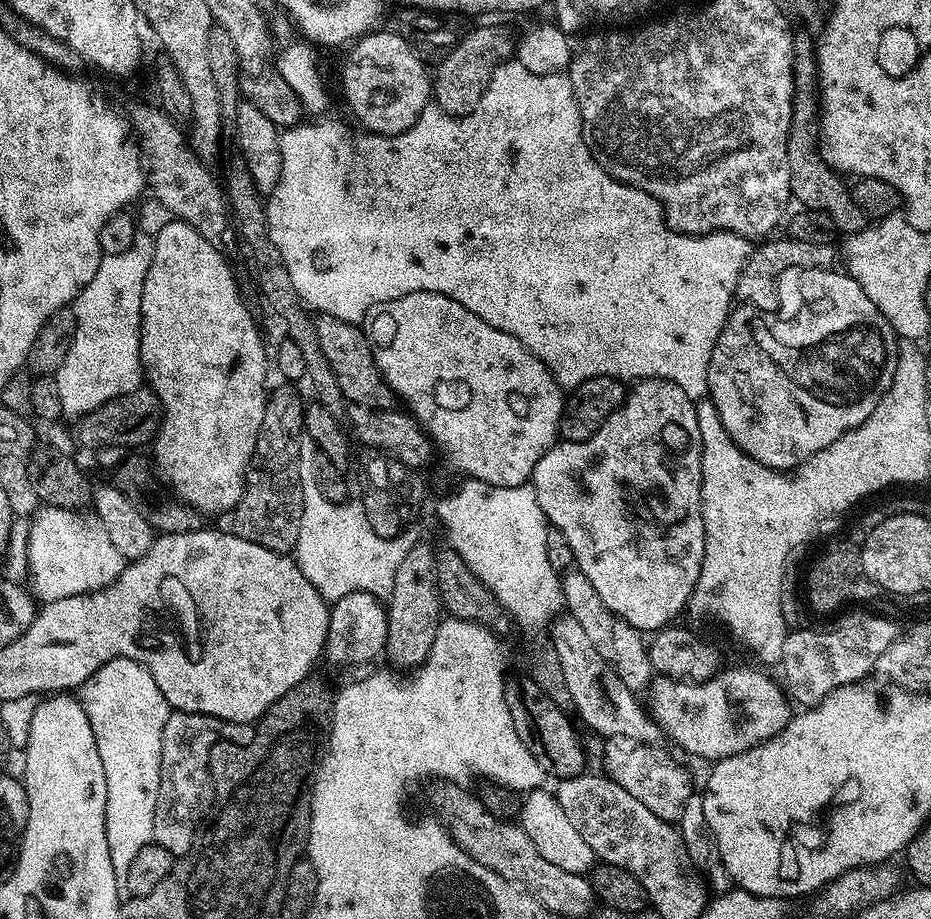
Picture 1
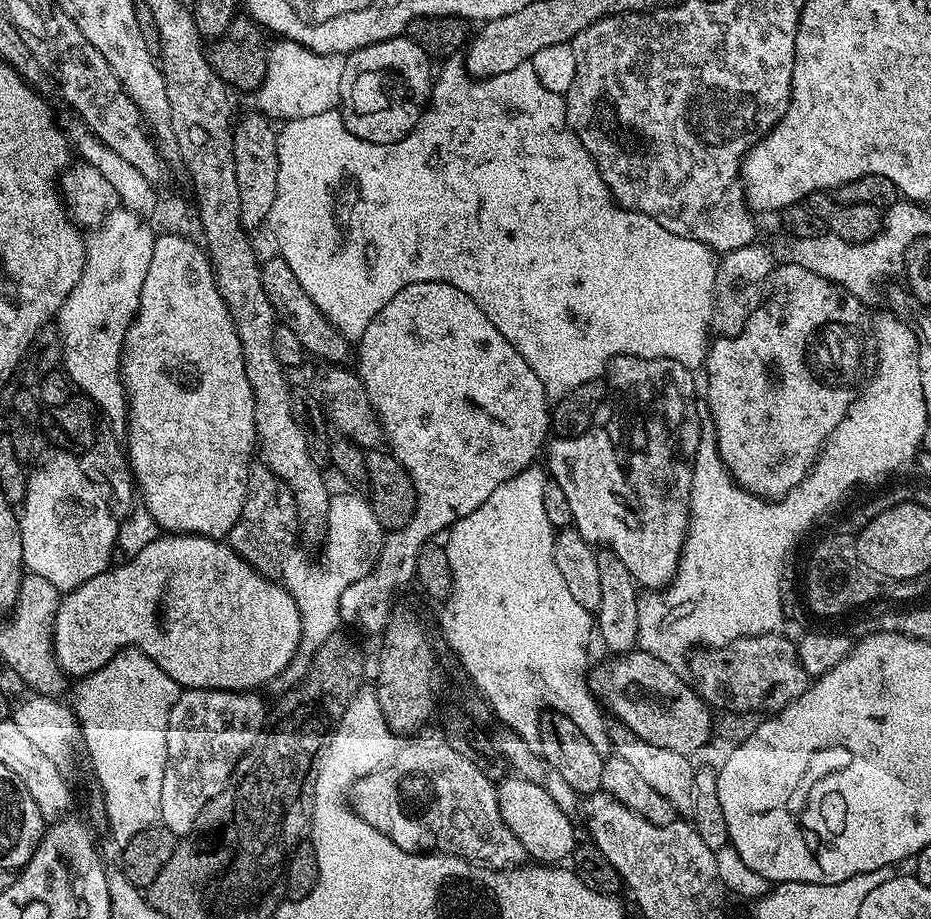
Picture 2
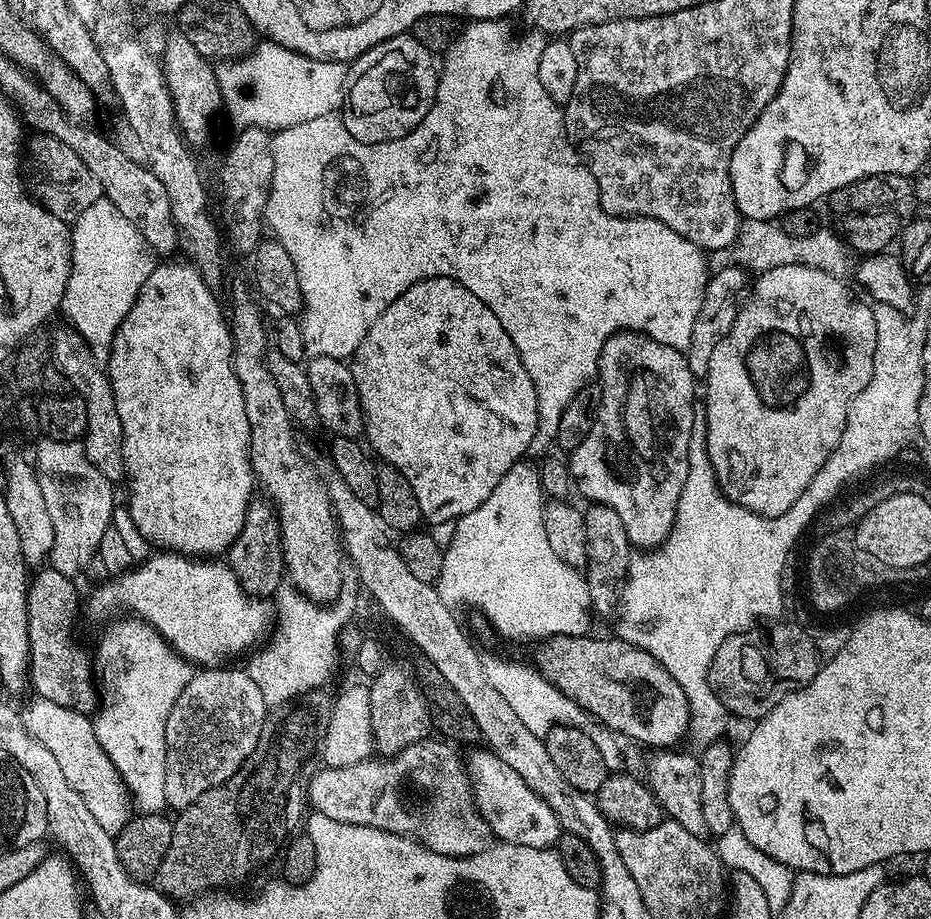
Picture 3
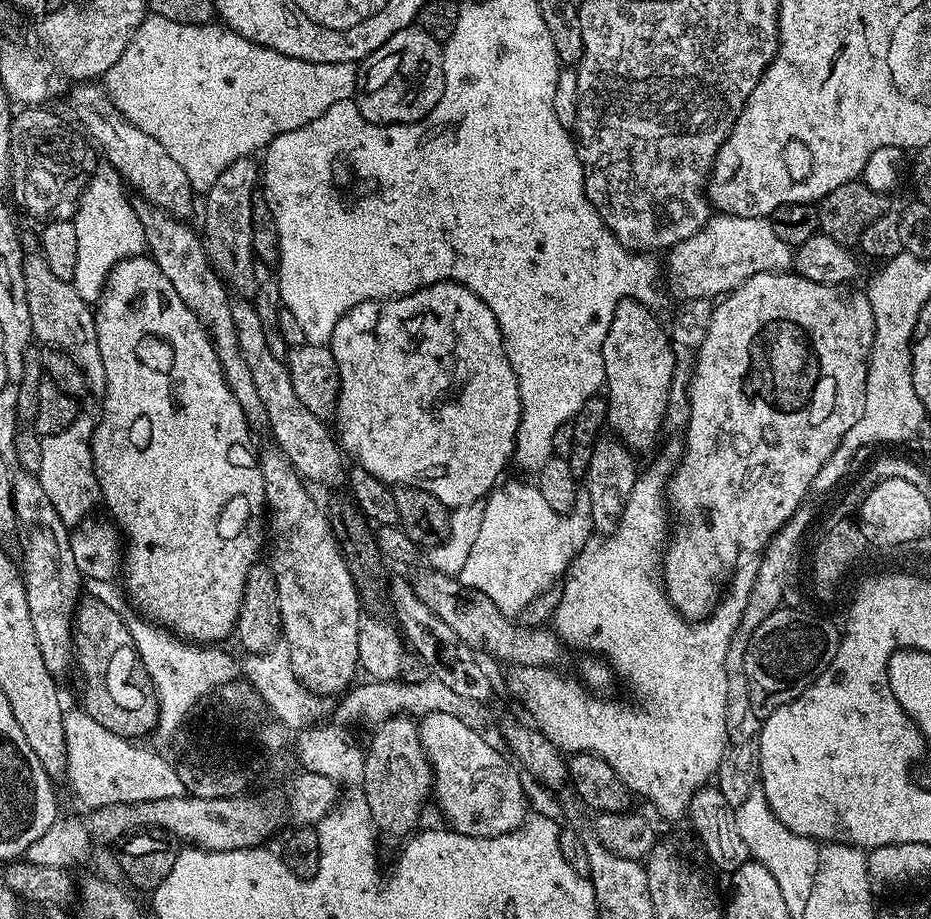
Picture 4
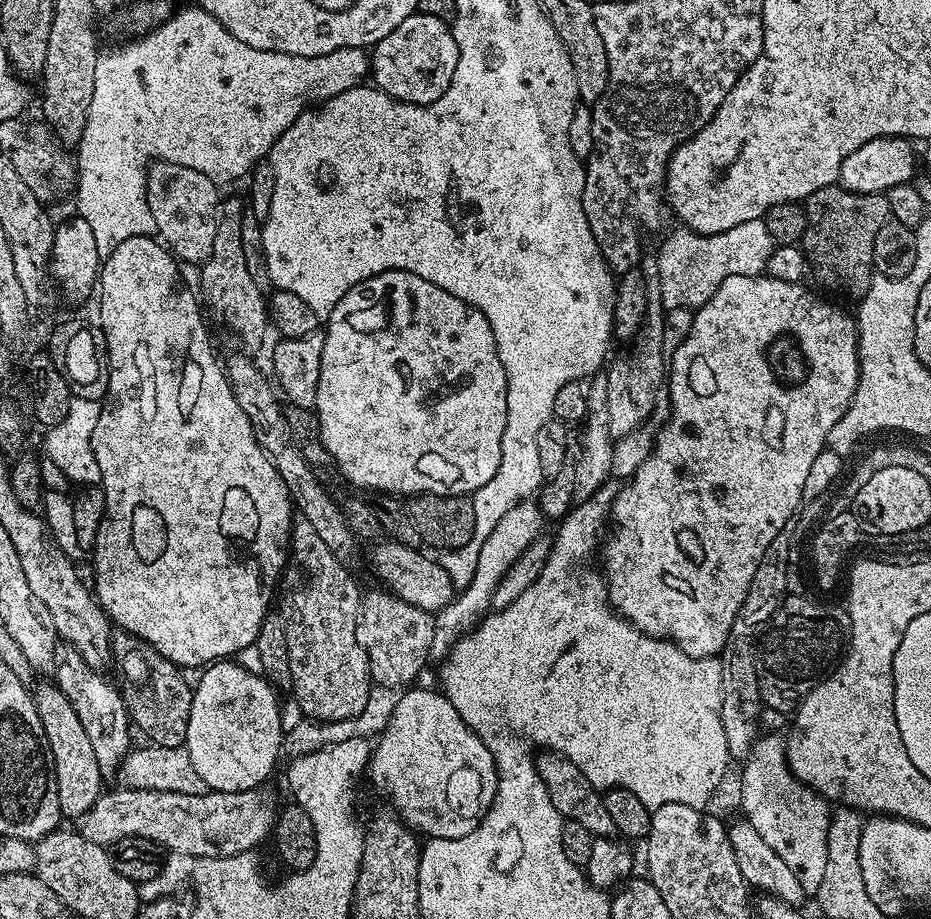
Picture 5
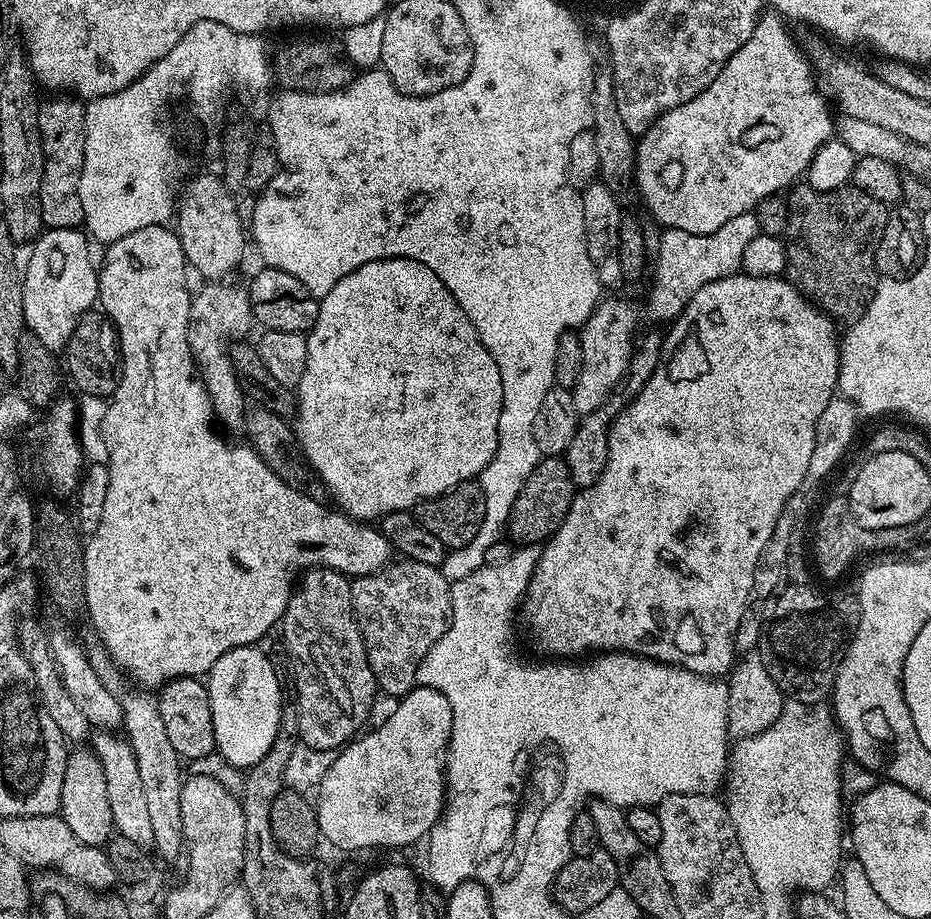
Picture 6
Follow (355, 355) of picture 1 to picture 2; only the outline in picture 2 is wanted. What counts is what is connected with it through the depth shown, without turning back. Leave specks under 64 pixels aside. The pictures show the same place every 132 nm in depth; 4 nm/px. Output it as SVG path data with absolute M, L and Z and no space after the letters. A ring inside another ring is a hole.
M272 254L269 260L265 259L260 265L262 274L262 290L266 290L266 298L270 298L270 306L274 306L276 319L279 323L290 326L294 334L298 337L298 342L302 342L305 353L309 357L317 356L320 360L325 360L325 365L340 366L345 363L348 356L350 341L329 322L326 314L314 306L314 298L302 290L302 282L298 282L294 270L278 254Z

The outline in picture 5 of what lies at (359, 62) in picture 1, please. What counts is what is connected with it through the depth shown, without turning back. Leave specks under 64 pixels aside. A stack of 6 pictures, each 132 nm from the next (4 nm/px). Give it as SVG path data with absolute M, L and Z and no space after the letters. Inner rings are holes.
M422 11L413 12L406 22L394 26L386 38L379 40L370 52L370 76L375 87L395 100L407 104L432 104L450 86L454 70L458 70L460 44L458 37L445 21Z

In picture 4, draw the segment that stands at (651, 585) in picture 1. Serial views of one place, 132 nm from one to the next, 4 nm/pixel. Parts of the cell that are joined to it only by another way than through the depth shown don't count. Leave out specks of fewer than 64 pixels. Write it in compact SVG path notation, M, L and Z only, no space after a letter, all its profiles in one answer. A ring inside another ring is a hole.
M625 302L614 308L614 318L608 320L608 329L602 342L602 362L604 363L604 388L608 401L606 424L613 428L620 443L633 453L648 452L656 444L656 435L661 435L666 414L666 398L670 394L670 382L677 379L674 374L674 354L672 341L668 338L668 328L660 325L658 317L647 304Z

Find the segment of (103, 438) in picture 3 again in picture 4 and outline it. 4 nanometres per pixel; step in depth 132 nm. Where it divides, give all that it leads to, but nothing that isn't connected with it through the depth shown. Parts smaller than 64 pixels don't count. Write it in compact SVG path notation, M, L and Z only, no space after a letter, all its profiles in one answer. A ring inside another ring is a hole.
M29 251L25 255L22 275L26 282L26 302L30 306L33 337L37 341L41 340L41 345L56 348L70 357L83 374L89 393L103 393L106 386L106 366L102 366L102 354L98 350L93 305L82 299L76 287L53 268L39 251Z

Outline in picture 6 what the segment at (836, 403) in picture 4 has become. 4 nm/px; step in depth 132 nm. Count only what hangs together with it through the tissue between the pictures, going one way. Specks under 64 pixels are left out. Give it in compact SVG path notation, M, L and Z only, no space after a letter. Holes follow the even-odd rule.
M733 274L724 276L721 280L710 282L690 298L688 305L680 311L679 316L671 321L664 338L664 350L666 359L659 364L654 370L654 374L646 382L646 386L636 394L633 400L617 414L616 419L612 421L608 430L608 461L606 470L594 482L594 486L579 489L576 497L572 499L570 510L558 526L558 530L553 536L548 537L546 543L540 548L540 557L536 563L534 574L528 583L528 591L524 593L522 601L522 620L528 627L528 636L532 639L534 647L548 658L580 658L583 652L587 654L603 654L605 652L631 652L634 656L658 660L661 664L675 664L678 668L685 668L688 672L695 672L697 676L710 676L713 678L724 678L731 673L734 661L737 659L736 650L736 631L740 624L746 618L744 612L748 608L748 600L753 599L752 587L754 586L754 570L758 566L758 558L762 558L762 550L766 550L766 542L770 542L770 534L774 534L774 526L782 514L783 507L786 506L787 500L798 486L801 486L802 480L806 477L806 466L810 466L810 454L814 454L816 445L816 427L818 418L822 418L822 410L826 410L828 403L832 401L833 396L837 395L838 385L840 382L840 345L838 343L837 325L831 316L821 312L816 305L807 300L793 284L788 283L787 279L778 276L750 276L747 274Z

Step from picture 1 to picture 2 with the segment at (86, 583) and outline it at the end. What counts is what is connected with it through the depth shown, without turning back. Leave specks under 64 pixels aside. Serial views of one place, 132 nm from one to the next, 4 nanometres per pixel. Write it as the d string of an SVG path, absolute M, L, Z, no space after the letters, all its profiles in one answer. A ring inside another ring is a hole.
M52 450L37 464L40 465L33 472L31 469L27 473L26 494L18 512L24 568L46 578L50 586L54 586L62 594L67 594L82 586L82 582L102 574L113 563L112 552L114 554L117 551L118 517L102 489L90 482L86 474L82 474L79 455L68 450Z

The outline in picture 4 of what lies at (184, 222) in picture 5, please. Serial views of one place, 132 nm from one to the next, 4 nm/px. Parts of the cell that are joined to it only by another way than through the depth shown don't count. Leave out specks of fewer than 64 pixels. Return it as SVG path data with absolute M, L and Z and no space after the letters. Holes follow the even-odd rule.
M80 82L73 87L76 89L72 92L72 112L80 119L81 126L85 128L83 131L93 141L96 139L100 143L100 148L108 159L105 161L120 173L129 189L137 188L143 199L174 217L188 218L192 212L194 193L190 178L186 178L184 165L174 162L172 153L166 150L166 146L162 146L162 142L150 138L146 130L138 130L138 126L131 124L116 109L107 91L98 85L96 82Z

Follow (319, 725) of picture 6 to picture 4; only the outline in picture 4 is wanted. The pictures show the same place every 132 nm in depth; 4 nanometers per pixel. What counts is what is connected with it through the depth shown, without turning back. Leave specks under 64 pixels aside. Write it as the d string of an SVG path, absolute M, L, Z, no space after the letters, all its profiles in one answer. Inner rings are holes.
M275 446L264 449L261 447L258 459L262 470L270 548L272 544L270 567L278 582L280 631L283 643L288 643L286 657L304 687L327 698L334 698L352 688L357 679L356 672L358 676L360 668L358 630L362 619L362 605L356 593L354 578L350 578L350 570L344 561L340 544L332 533L328 512L316 505L315 498L308 493L309 485L304 477L297 474L292 463Z

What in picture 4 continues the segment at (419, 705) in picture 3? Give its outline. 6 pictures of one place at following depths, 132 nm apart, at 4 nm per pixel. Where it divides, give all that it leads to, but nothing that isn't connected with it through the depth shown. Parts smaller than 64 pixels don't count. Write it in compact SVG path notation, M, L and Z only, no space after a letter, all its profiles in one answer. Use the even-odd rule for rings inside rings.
M403 714L375 725L372 741L366 744L365 778L362 793L369 813L381 837L403 841L417 831L424 799L429 799L434 773L420 741L420 726L413 717Z

